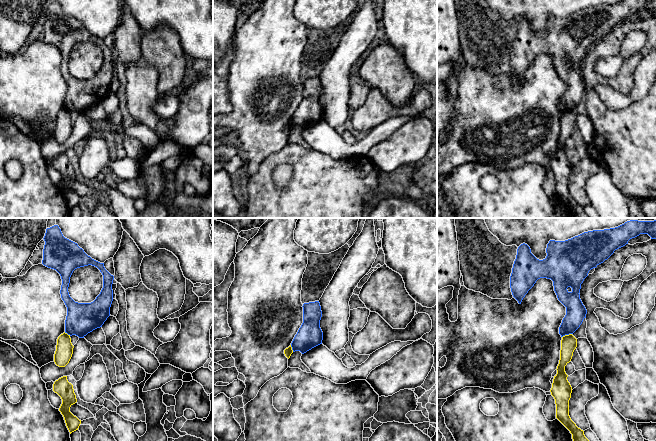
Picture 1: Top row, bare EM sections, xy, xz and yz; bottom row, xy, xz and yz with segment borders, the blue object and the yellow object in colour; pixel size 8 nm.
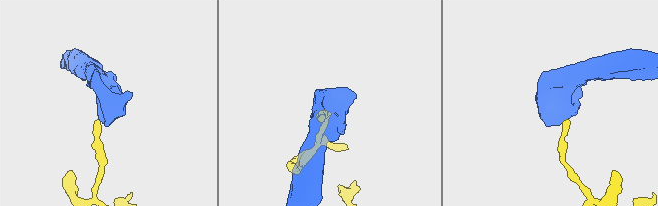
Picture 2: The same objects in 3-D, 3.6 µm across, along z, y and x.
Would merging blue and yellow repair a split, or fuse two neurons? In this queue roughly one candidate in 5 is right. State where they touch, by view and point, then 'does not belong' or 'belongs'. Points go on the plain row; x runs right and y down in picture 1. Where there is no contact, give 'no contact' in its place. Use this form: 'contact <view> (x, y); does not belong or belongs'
contact yz (566, 110); does not belong

